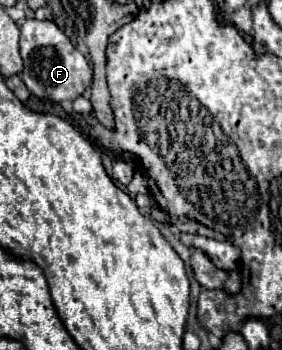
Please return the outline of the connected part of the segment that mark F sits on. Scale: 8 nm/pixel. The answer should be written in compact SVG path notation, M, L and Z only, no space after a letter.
M25 19L21 25L21 57L25 63L23 81L27 89L39 99L51 99L55 103L75 101L91 87L93 69L89 67L83 53L73 47L69 37L53 21Z

